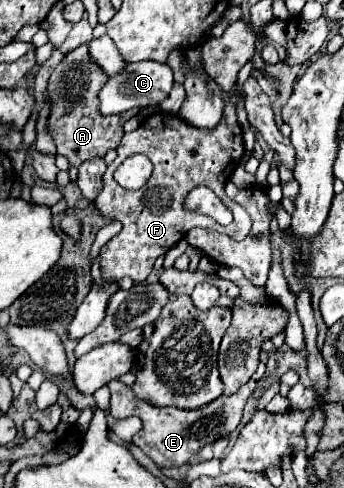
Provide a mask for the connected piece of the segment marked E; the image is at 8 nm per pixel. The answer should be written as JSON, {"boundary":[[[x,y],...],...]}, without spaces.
{"boundary":[[[261,363],[259,369],[255,371],[255,375],[237,393],[221,395],[213,403],[203,405],[201,409],[185,409],[185,411],[177,409],[177,407],[153,407],[147,401],[141,401],[129,385],[125,385],[119,379],[113,379],[107,383],[107,387],[111,391],[111,415],[115,419],[123,419],[123,417],[131,417],[131,415],[141,417],[143,429],[139,431],[139,435],[133,437],[133,443],[139,445],[143,449],[143,453],[149,455],[159,467],[181,467],[189,461],[191,455],[195,455],[197,451],[201,451],[207,445],[213,445],[217,439],[227,437],[229,433],[233,433],[237,429],[241,415],[243,415],[243,407],[245,407],[247,399],[251,397],[251,393],[255,391],[263,373],[265,373],[265,365]]]}

